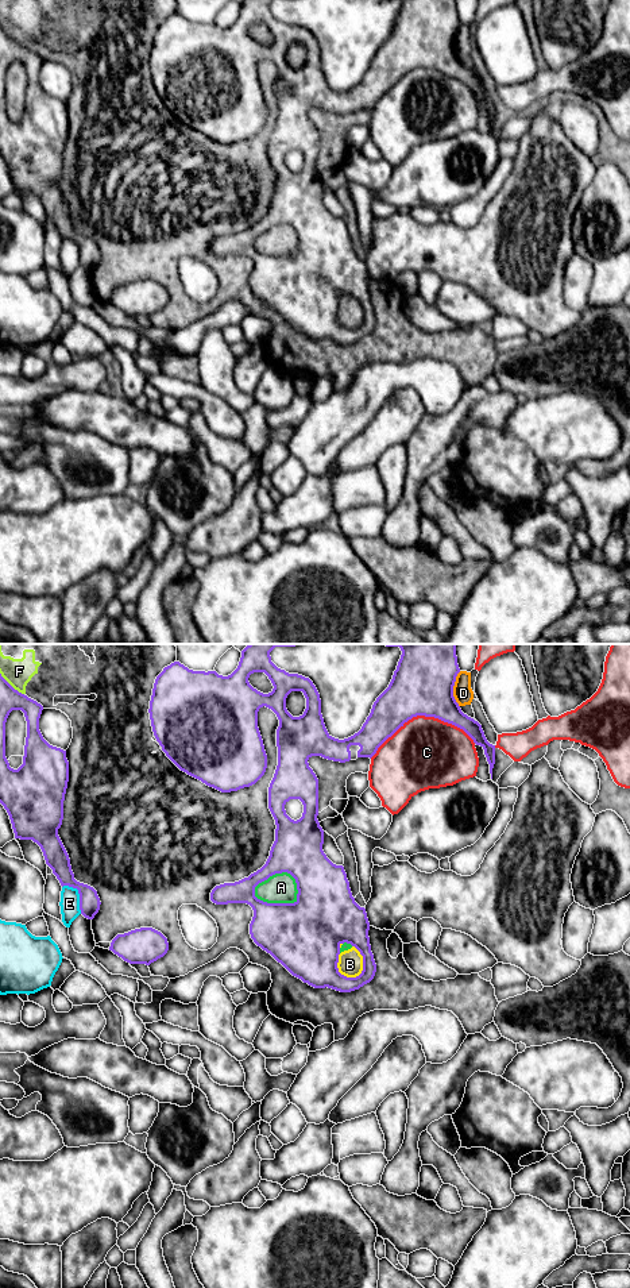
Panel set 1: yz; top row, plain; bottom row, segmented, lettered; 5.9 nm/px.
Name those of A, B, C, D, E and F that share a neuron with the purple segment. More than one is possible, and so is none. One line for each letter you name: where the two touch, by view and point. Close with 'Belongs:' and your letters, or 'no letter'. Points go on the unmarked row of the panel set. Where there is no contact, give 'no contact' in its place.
Belongs: no letter

